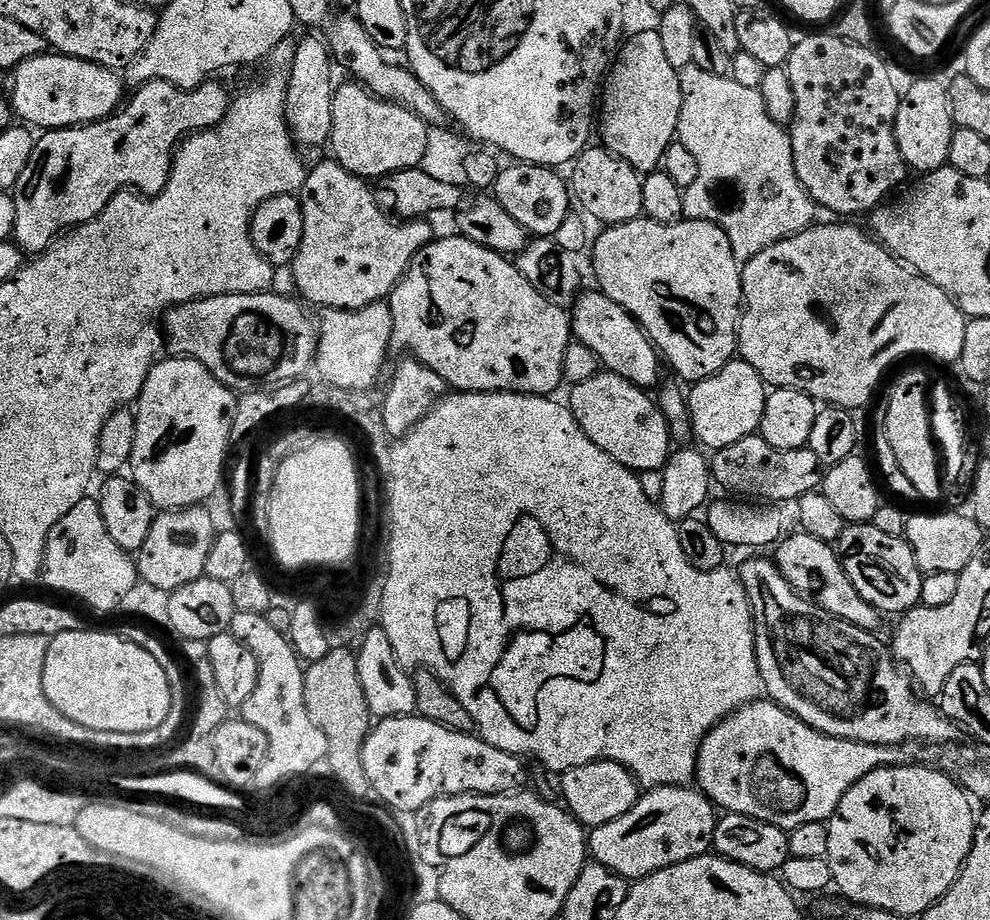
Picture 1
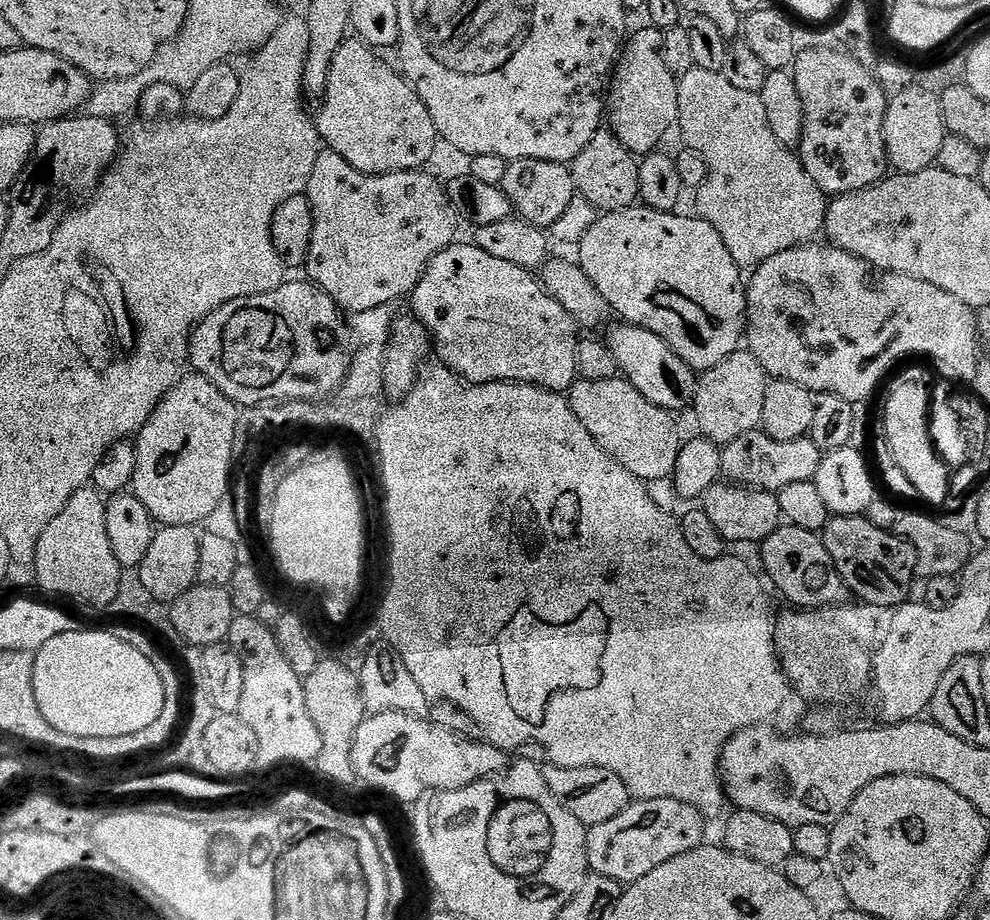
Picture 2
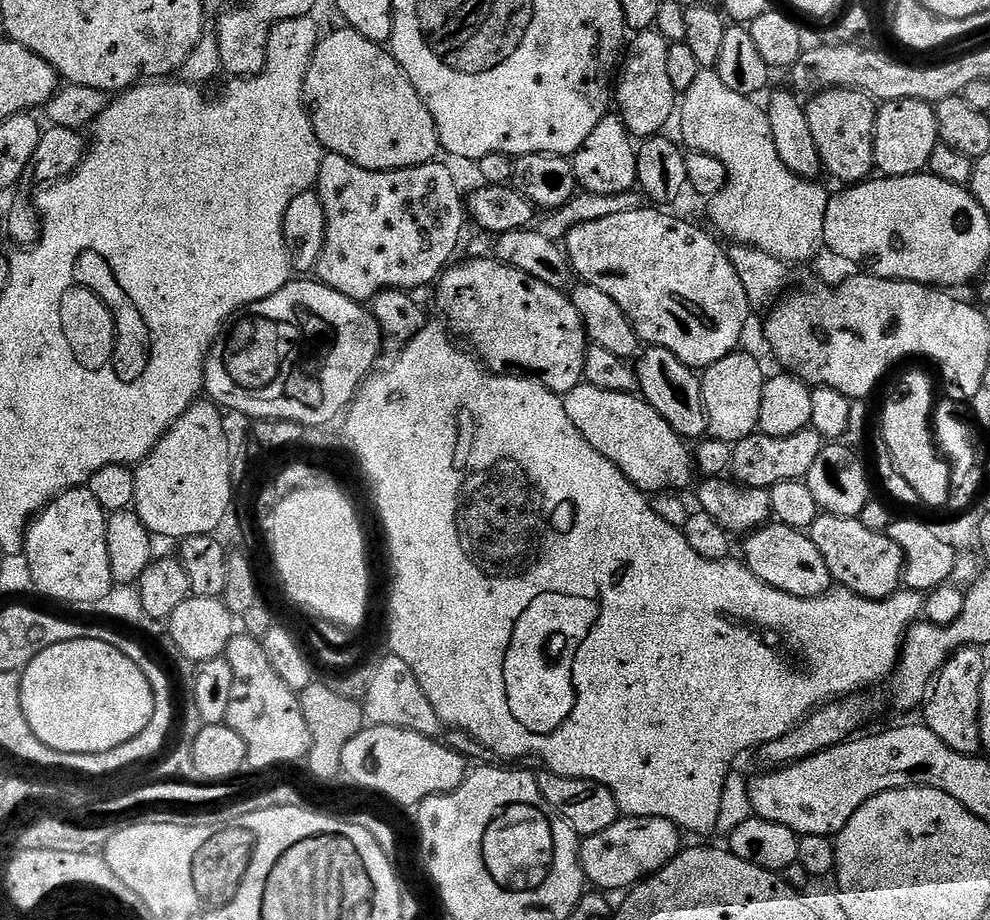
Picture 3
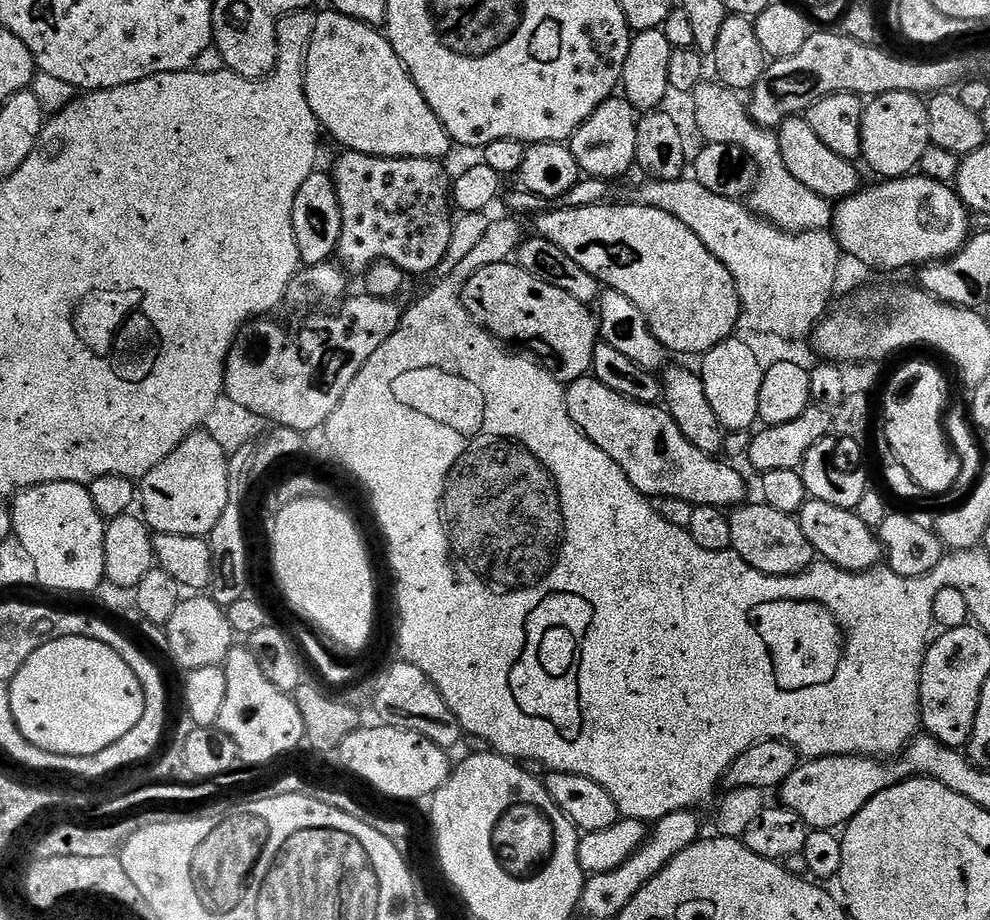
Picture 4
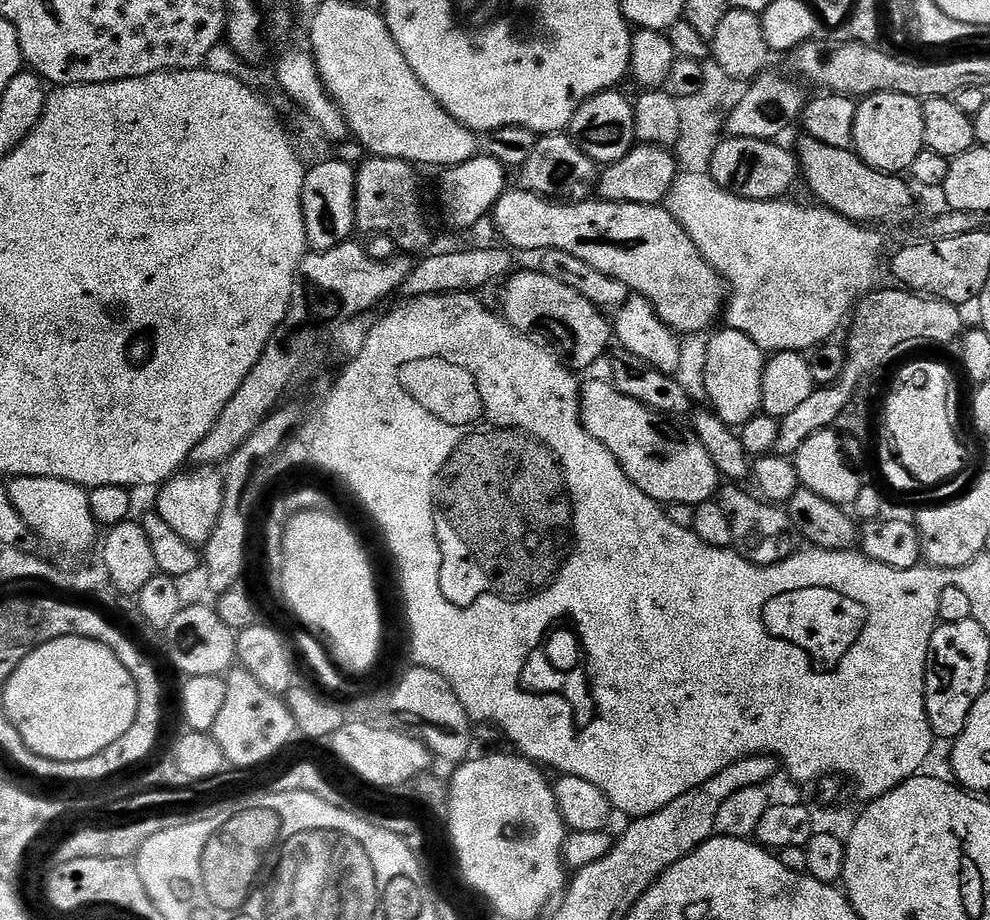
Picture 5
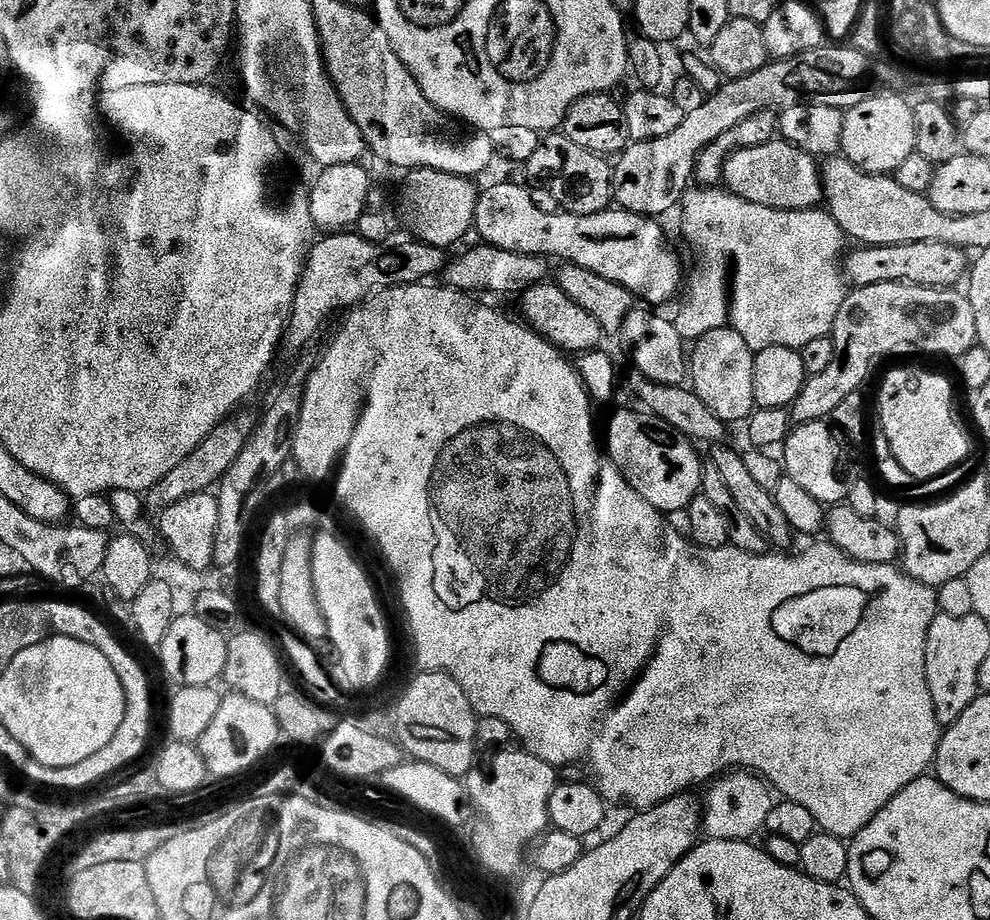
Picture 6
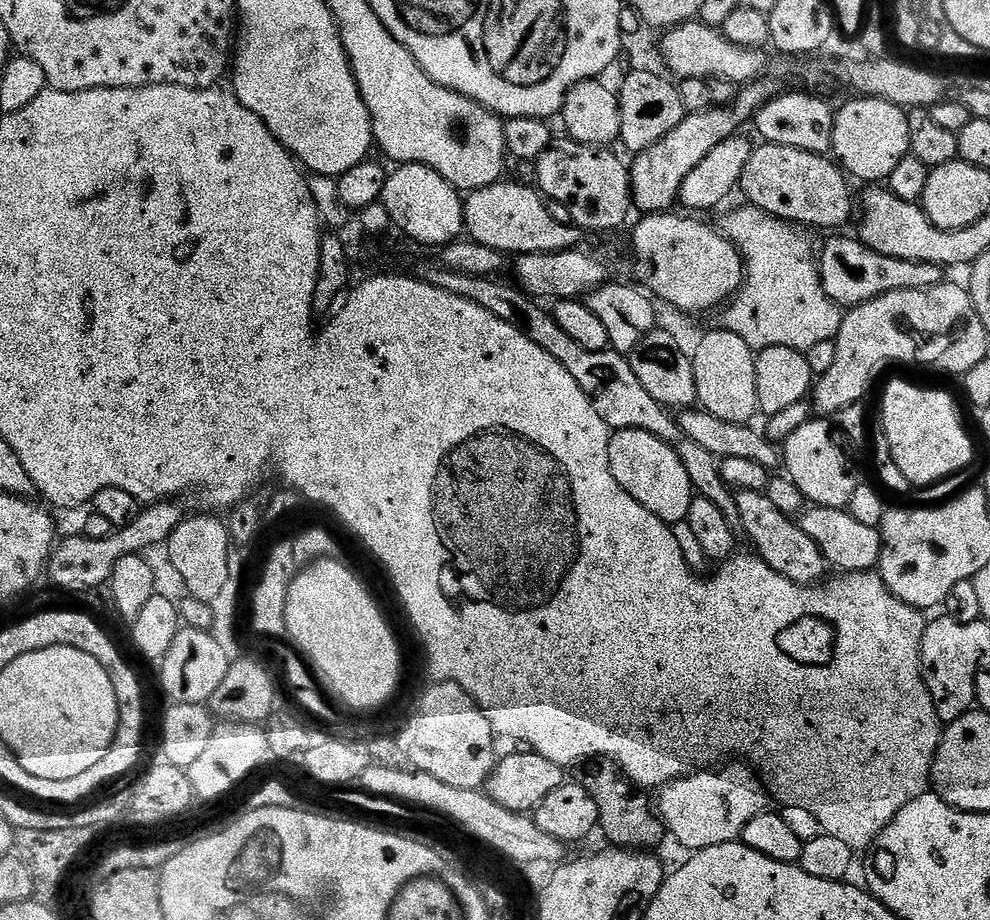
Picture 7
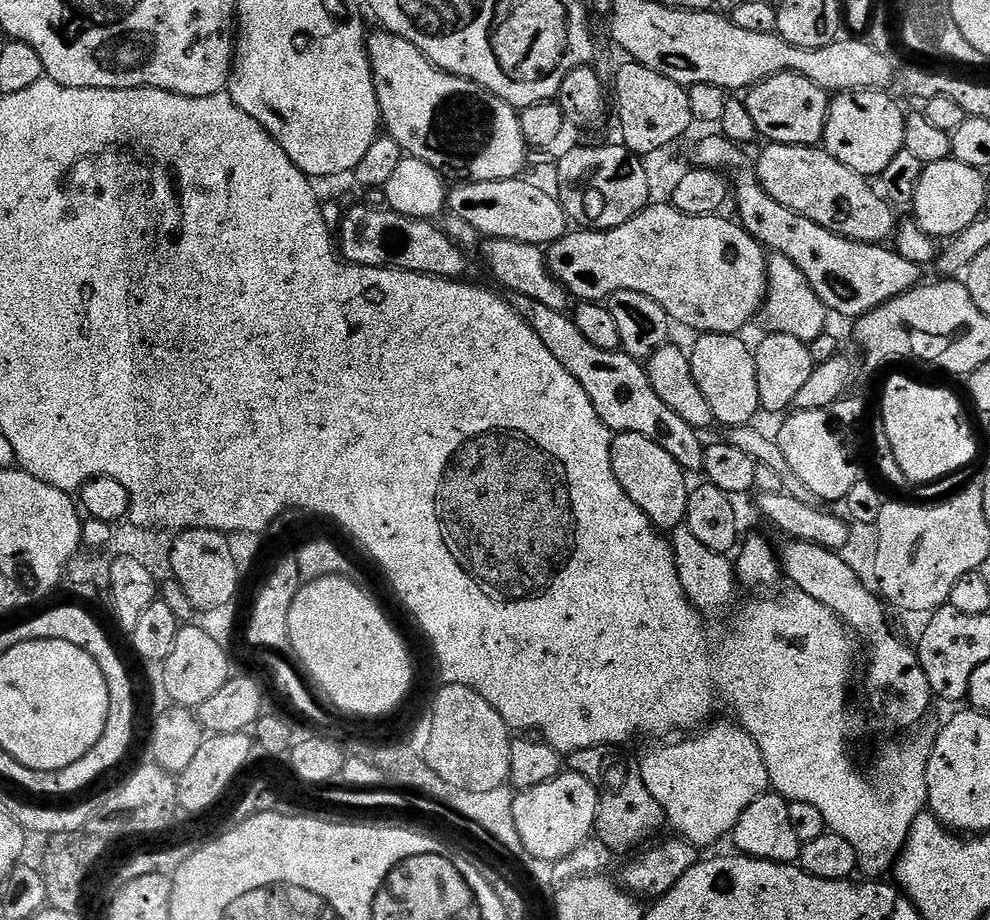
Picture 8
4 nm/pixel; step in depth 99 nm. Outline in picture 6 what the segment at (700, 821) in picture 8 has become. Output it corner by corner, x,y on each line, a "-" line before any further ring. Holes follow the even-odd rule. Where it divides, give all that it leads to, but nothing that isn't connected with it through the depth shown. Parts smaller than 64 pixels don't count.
736,770
731,774
721,775
708,790
708,797
705,795
702,800
704,805
702,832
707,839
751,841
756,838
752,836
765,831
764,823
766,818
770,818
774,792
761,777
748,770

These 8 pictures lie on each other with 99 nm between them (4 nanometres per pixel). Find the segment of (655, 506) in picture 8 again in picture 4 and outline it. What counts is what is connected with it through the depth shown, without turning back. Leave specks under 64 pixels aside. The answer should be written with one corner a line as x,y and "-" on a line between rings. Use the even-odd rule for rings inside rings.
591,374
578,378
573,384
567,385
564,397
566,398
566,410
570,410
570,418
580,428
587,440
594,442
598,450
610,454
618,466
622,466
622,474
630,478
630,482
643,496
649,498
682,498
682,502
690,502
697,508
702,506
714,506
725,510
735,509
745,503
748,488
740,477
738,467
723,459
708,456
698,446
694,446
678,430
674,418
663,407
656,404
640,404
632,401
622,394
615,393

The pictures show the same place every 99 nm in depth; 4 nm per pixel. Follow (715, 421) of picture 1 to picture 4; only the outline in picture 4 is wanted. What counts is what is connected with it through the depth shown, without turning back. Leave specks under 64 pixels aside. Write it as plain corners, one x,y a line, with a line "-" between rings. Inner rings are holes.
729,338
724,340
718,346
704,353
702,363
704,365
698,368
700,381
704,383
706,390
706,398
710,398
710,407
714,410
714,414
718,414
718,422
729,433
747,432
752,428
758,420
758,394
762,394
762,378
765,370
758,364
754,358
753,351
746,344
745,339

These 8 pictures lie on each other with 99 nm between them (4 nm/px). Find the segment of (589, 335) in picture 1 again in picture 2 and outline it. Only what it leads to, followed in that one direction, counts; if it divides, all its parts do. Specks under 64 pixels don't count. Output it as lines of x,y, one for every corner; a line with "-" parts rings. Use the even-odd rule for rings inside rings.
623,322
613,323
607,332
606,343
613,352
619,375
632,384
634,390
638,390
638,394
646,398
646,402
654,402
654,406
665,408
669,414
677,414
683,408
693,407
698,383
697,373
686,362
682,362
682,358
678,358
674,350
670,350
670,346
666,346
666,342
658,338
658,334
650,334
650,330
639,328
637,324

